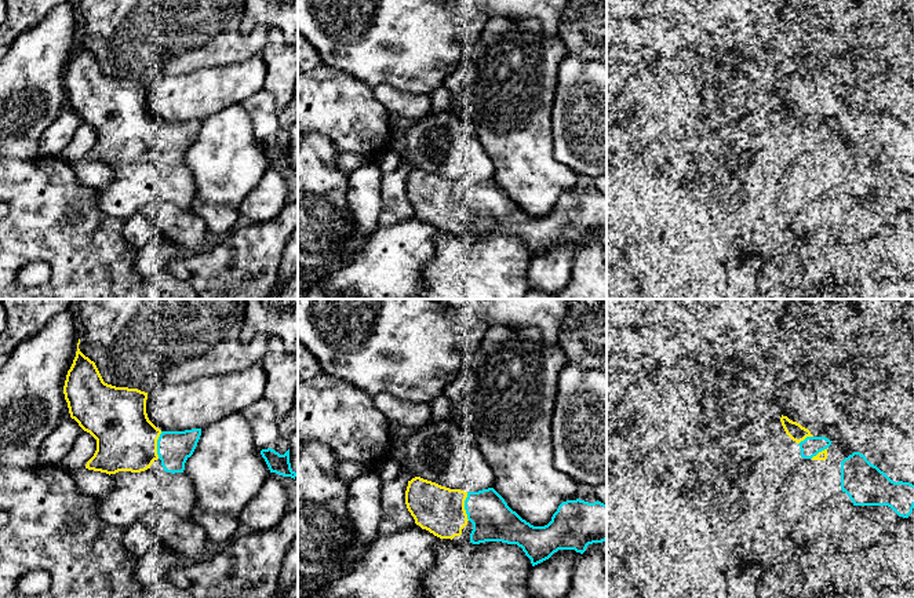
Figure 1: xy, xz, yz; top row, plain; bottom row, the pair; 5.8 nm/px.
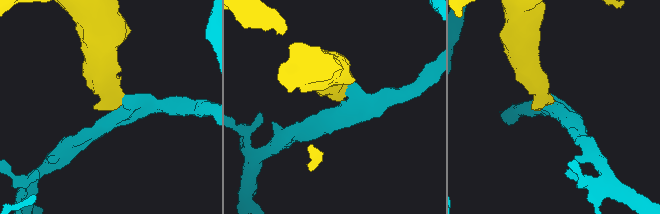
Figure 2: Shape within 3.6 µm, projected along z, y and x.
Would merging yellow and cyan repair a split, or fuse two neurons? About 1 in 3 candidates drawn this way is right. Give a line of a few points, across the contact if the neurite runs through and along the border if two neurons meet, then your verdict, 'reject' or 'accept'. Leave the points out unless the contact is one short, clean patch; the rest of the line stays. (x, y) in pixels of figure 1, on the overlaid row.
accept

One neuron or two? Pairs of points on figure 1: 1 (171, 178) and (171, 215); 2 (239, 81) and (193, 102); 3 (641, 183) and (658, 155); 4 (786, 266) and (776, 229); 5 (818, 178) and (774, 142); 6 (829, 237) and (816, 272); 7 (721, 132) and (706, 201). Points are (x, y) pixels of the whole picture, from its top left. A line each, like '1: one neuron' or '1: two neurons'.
1: two neurons
2: one neuron
3: two neurons
4: two neurons
5: two neurons
6: one neuron
7: two neurons

